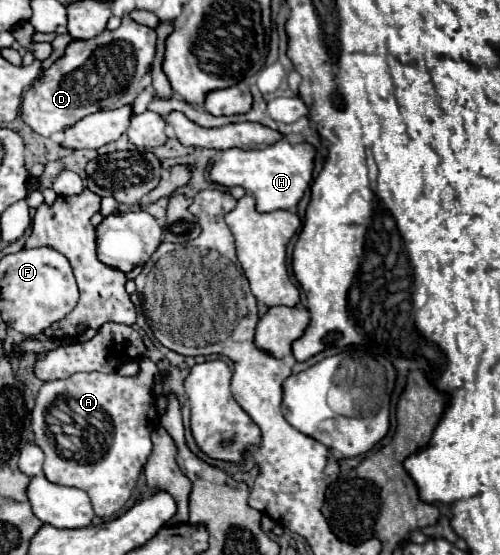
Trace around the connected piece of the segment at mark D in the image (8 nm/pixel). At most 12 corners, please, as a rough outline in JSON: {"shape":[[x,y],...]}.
{"shape":[[155,29],[71,41],[23,95],[35,133],[133,103]]}

